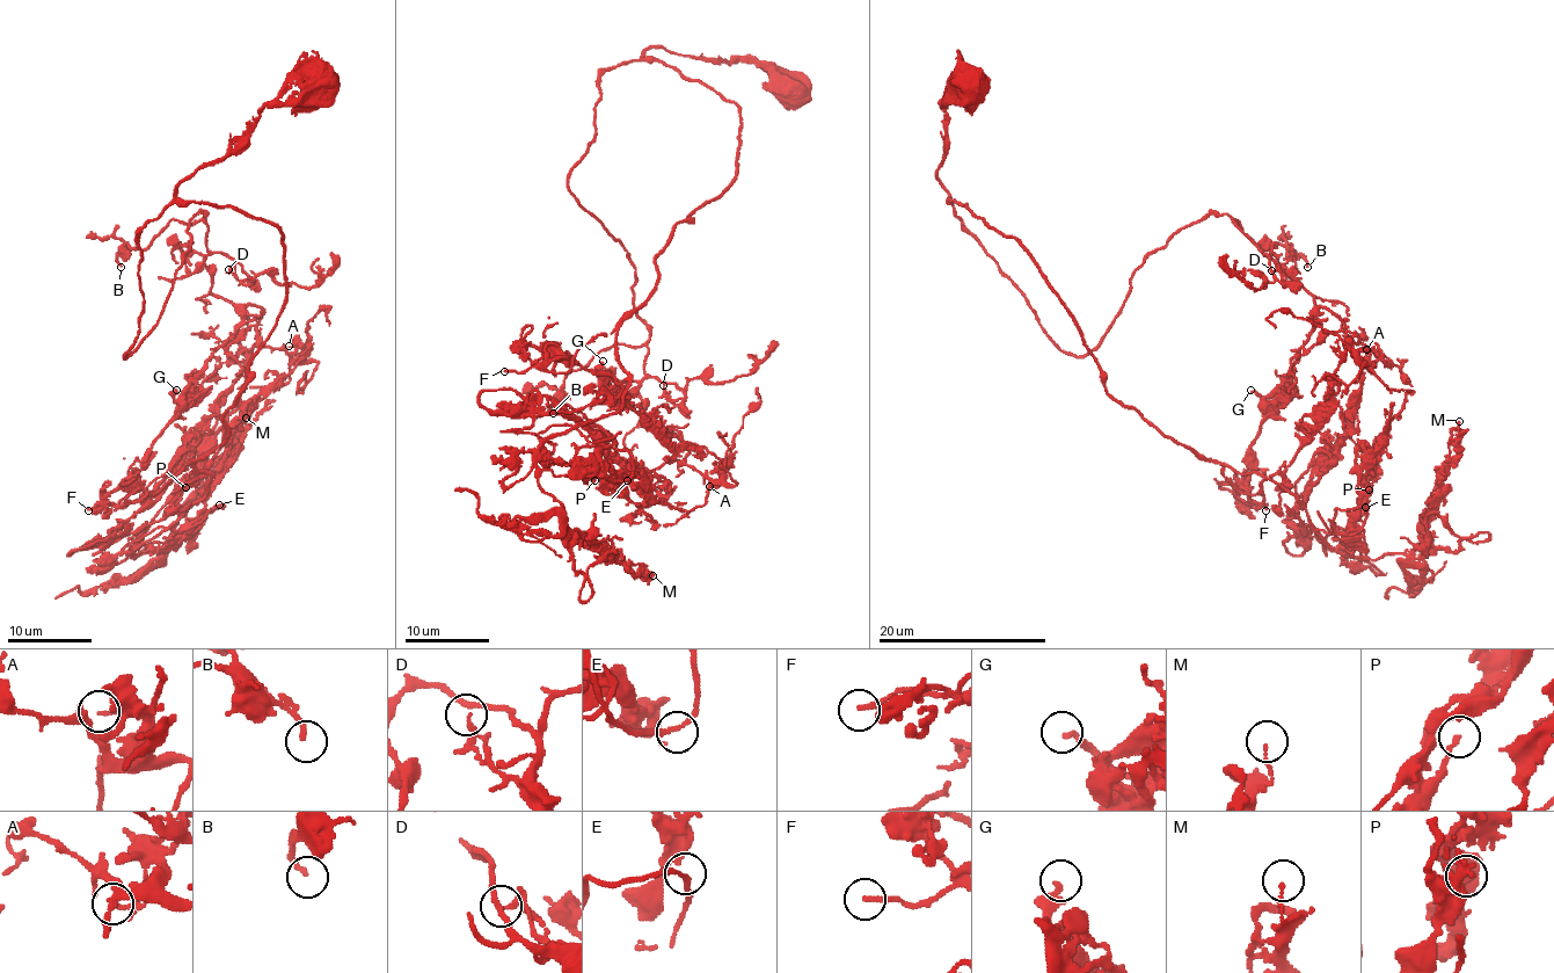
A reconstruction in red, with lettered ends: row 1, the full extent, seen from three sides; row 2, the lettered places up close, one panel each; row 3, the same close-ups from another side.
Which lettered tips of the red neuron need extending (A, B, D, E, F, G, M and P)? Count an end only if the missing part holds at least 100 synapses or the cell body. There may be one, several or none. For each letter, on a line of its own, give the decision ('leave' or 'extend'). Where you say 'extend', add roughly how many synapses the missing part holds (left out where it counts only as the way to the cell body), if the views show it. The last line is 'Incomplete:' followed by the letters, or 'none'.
A: leave
B: leave
D: leave
E: leave
F: extend; 150 synapses
G: leave
M: leave
P: leave
Incomplete: F

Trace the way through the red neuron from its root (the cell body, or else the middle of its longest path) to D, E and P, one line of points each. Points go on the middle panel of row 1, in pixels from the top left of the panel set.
D: (800, 86), (654, 46), (600, 77), (567, 189), (627, 252), (643, 370), (685, 396), (663, 385)
E: (800, 86), (644, 52), (739, 131), (618, 328), (624, 405), (577, 428), (627, 480)
P: (800, 86), (644, 52), (737, 108), (734, 179), (618, 328), (624, 405), (544, 443), (595, 480)

